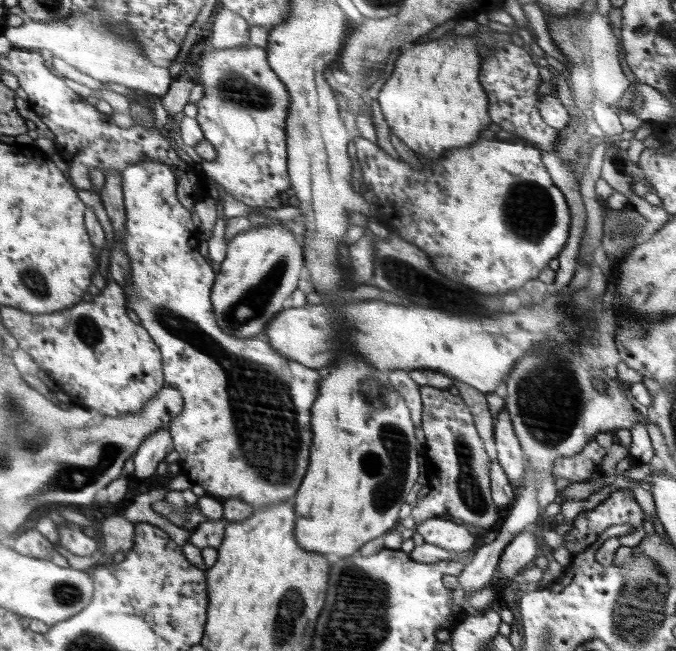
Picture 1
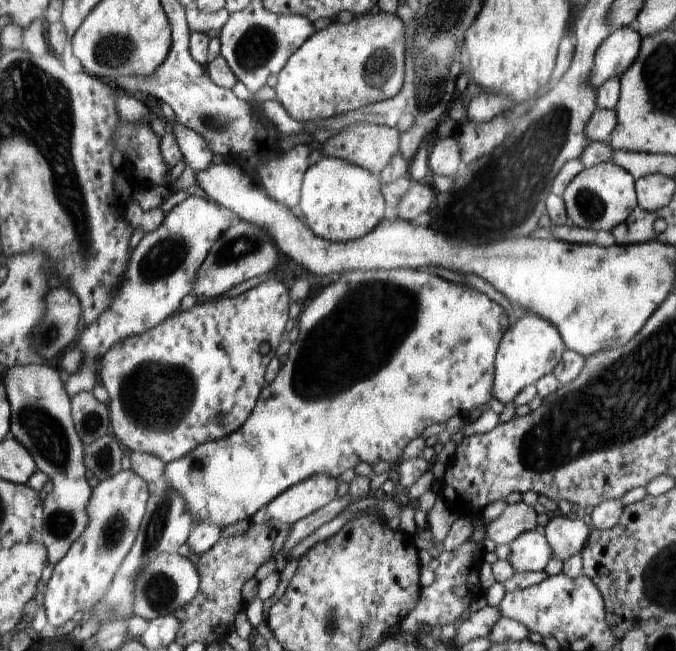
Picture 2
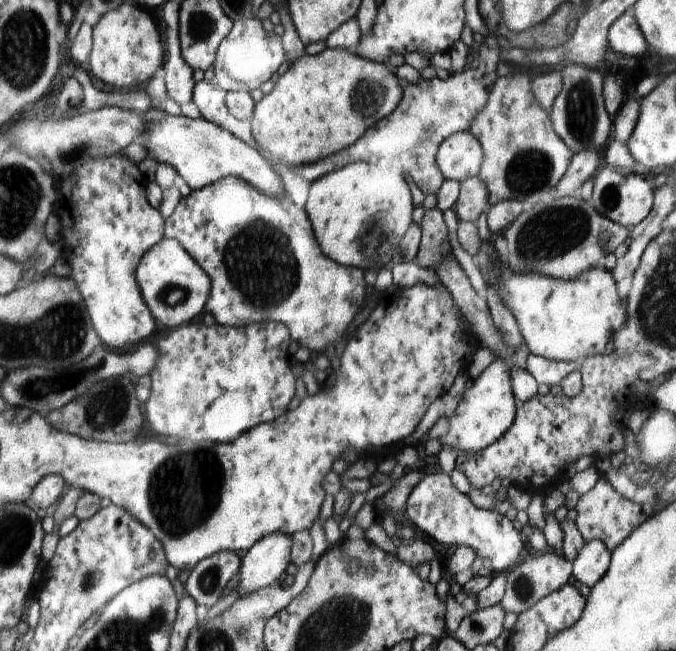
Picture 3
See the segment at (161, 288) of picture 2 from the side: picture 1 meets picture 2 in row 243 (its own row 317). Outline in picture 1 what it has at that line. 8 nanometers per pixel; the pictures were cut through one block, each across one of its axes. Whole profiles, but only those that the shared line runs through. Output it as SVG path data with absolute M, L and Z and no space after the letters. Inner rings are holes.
M146 161L128 166L121 172L123 179L123 203L126 208L126 227L123 233L123 242L128 253L128 259L131 263L130 284L124 286L127 293L127 302L130 310L135 312L140 318L142 325L150 331L150 336L159 346L163 355L163 378L166 384L176 386L183 395L184 406L180 416L171 421L169 426L170 436L173 440L173 447L180 455L178 463L182 468L182 473L191 483L201 486L210 497L218 498L221 501L229 498L238 498L253 508L264 508L270 504L280 503L280 501L293 500L296 493L299 492L300 482L306 474L308 468L308 454L310 454L310 444L312 444L312 430L310 430L311 409L314 408L316 397L319 396L321 382L323 382L324 373L318 369L306 367L303 363L294 362L291 359L284 358L278 354L263 337L257 338L237 338L235 335L228 335L222 327L216 325L216 319L212 315L211 292L215 284L216 269L213 269L206 258L200 255L200 237L202 232L196 228L192 222L191 212L186 210L178 201L176 194L176 184L178 184L177 175L171 166L160 161Z

